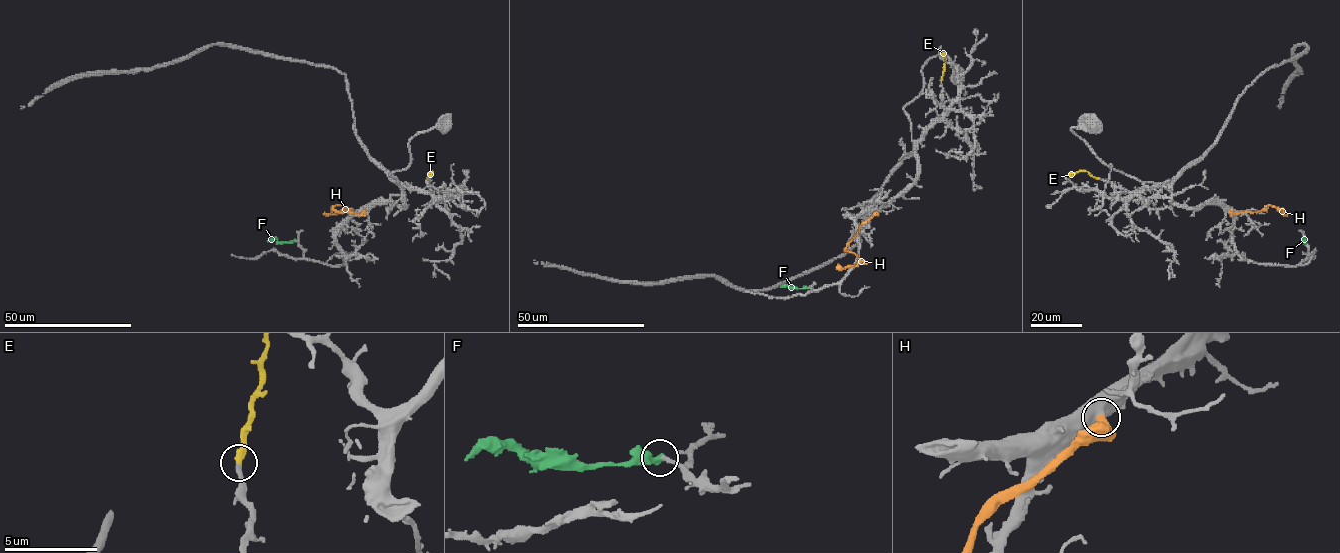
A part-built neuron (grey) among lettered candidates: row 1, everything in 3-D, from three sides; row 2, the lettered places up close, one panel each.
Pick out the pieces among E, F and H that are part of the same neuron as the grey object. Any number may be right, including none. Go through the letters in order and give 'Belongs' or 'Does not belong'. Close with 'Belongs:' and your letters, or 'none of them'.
E: Belongs
F: Does not belong
H: Does not belong
Belongs: E

